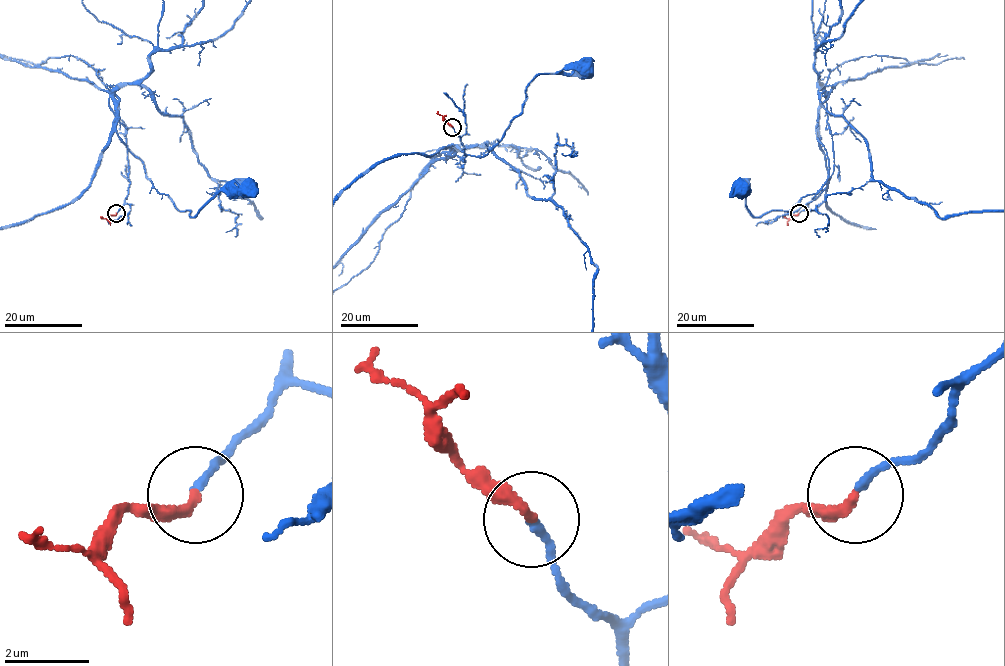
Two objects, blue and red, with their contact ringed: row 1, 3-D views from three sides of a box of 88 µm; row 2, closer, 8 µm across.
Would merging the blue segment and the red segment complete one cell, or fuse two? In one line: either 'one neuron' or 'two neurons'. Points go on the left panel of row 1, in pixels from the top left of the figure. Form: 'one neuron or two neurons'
one neuron

